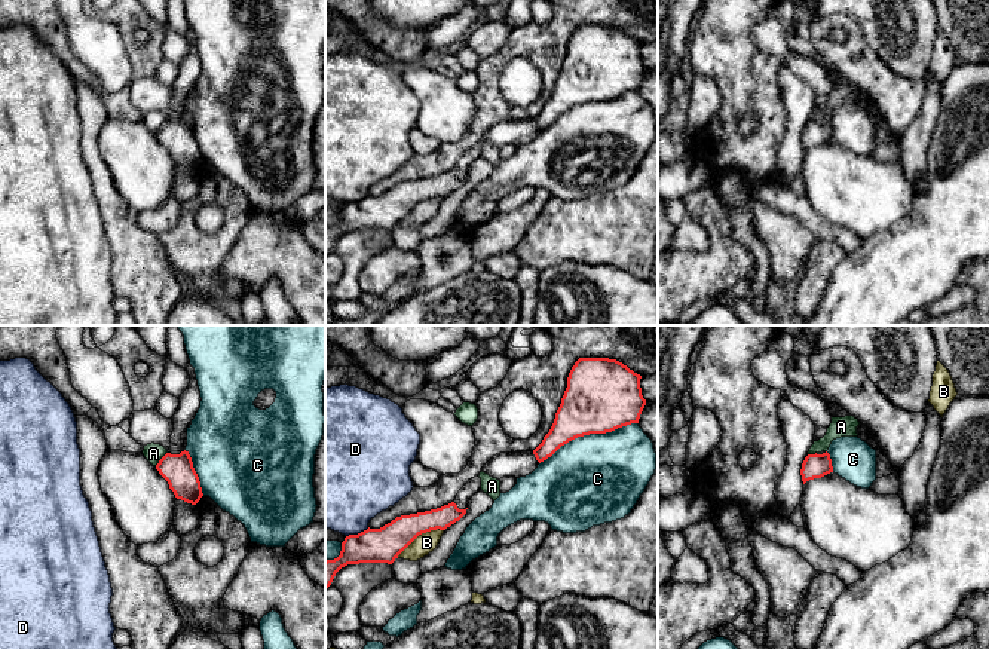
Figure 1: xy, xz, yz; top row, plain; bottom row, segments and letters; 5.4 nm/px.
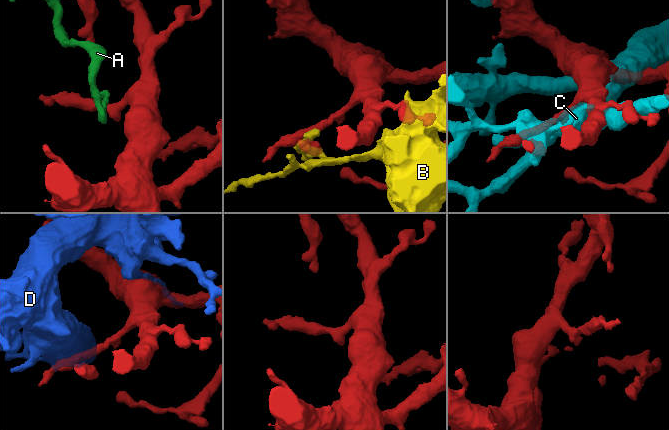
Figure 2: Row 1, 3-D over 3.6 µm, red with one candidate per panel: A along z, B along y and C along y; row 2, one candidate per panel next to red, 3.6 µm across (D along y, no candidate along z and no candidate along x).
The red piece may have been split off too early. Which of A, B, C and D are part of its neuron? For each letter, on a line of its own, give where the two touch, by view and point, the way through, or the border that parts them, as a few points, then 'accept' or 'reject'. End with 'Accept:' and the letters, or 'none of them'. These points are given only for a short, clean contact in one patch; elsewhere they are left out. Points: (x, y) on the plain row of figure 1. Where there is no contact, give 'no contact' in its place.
A: xy (161, 126) | along xy (167, 119), (155, 132) | reject
B: xz (419, 201) | reject
C: xz (588, 101) | reject
D: xz (358, 201) | reject
Accept: none of them

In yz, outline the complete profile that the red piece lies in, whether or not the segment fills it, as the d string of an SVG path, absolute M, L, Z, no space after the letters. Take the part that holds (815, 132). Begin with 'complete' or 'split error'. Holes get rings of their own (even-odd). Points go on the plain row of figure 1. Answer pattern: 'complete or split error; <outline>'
complete; M827 119L823 122L808 122L800 137L803 151L809 147L821 146L830 140L833 140L833 134Z

